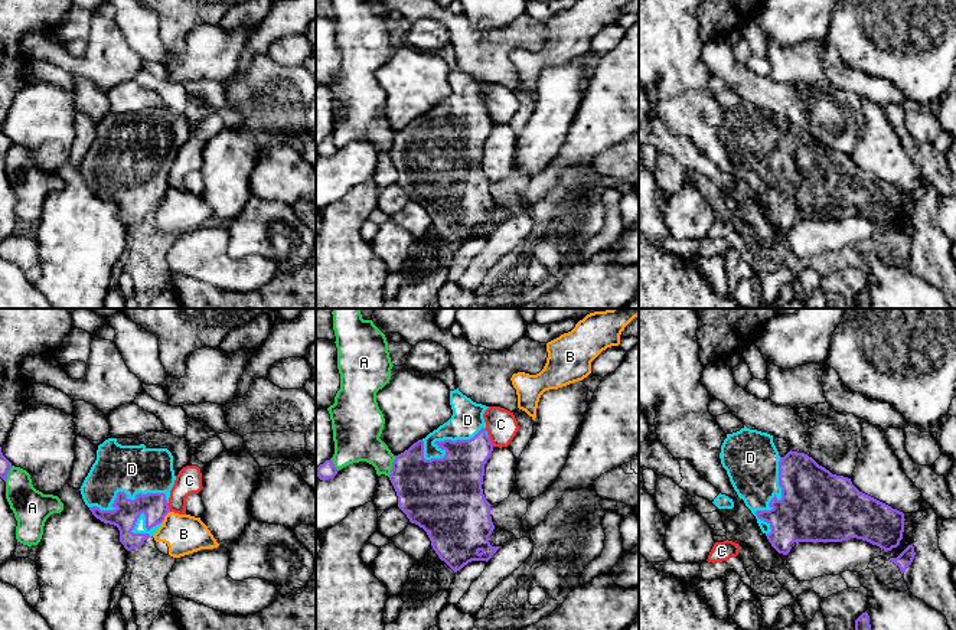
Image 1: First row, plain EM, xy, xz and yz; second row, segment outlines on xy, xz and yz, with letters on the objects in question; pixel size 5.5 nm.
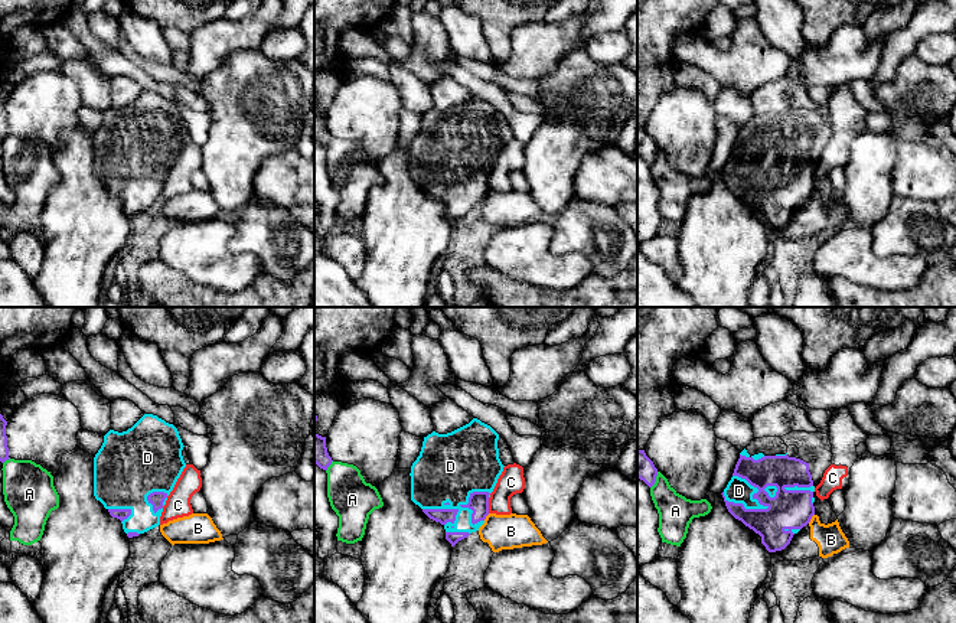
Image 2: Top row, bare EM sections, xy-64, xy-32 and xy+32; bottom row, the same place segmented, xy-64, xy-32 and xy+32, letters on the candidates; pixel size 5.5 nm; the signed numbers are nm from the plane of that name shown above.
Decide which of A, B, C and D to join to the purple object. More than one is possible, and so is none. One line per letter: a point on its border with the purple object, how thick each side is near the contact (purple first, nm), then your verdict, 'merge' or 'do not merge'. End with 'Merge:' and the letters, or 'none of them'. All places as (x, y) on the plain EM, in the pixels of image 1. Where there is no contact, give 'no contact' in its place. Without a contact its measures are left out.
A: xz (392, 143) | 360/240 nm | do not merge
B: xy (165, 192) | 150/220 nm | do not merge
C: xz (490, 118) | 260/180 nm | do not merge
D: yz (772, 176) | 400/300 nm | merge
Merge: D

